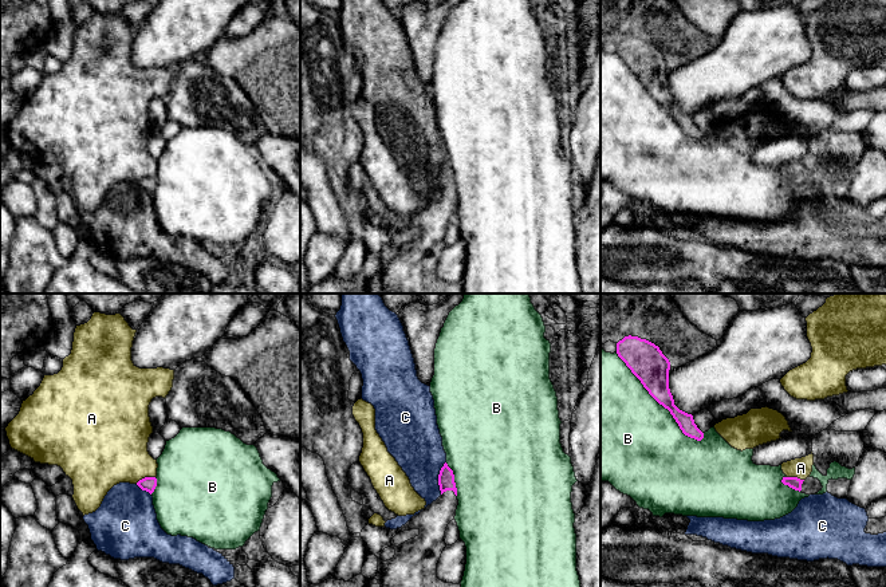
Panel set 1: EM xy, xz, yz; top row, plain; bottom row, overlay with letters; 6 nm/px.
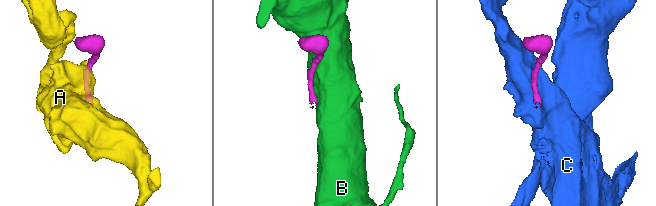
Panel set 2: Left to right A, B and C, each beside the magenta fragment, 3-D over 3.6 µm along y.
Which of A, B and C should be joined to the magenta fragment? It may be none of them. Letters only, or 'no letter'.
no letter

